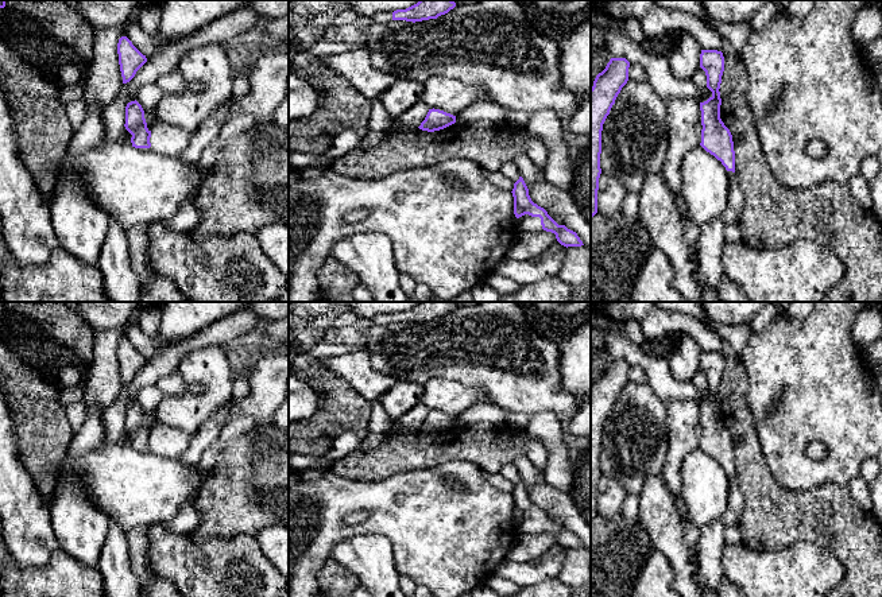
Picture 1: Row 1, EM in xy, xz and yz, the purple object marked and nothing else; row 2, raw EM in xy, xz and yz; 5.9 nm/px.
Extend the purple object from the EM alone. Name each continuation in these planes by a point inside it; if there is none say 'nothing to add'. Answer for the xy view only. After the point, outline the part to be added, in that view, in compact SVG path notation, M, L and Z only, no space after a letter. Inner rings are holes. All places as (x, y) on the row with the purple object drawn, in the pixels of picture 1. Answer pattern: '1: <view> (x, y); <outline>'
nothing to add

